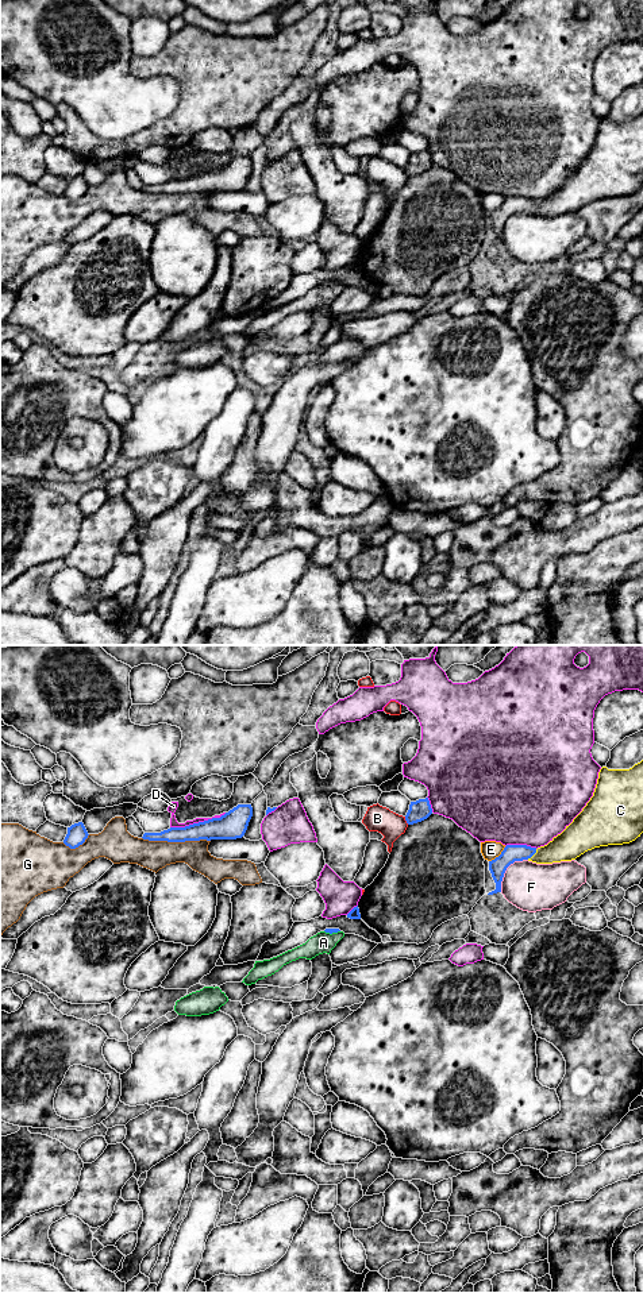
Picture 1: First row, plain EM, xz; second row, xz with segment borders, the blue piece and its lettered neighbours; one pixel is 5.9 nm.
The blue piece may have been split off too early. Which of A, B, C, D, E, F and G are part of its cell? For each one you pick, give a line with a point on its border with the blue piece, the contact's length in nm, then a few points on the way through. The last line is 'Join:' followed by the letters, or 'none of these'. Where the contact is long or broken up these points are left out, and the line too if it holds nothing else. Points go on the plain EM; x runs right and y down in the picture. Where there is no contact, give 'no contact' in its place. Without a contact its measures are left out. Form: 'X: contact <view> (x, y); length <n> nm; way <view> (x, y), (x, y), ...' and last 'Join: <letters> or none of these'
A: contact xz (332, 284); length 100 nm; way xz (327, 282), (332, 284), (323, 294)
Join: A

